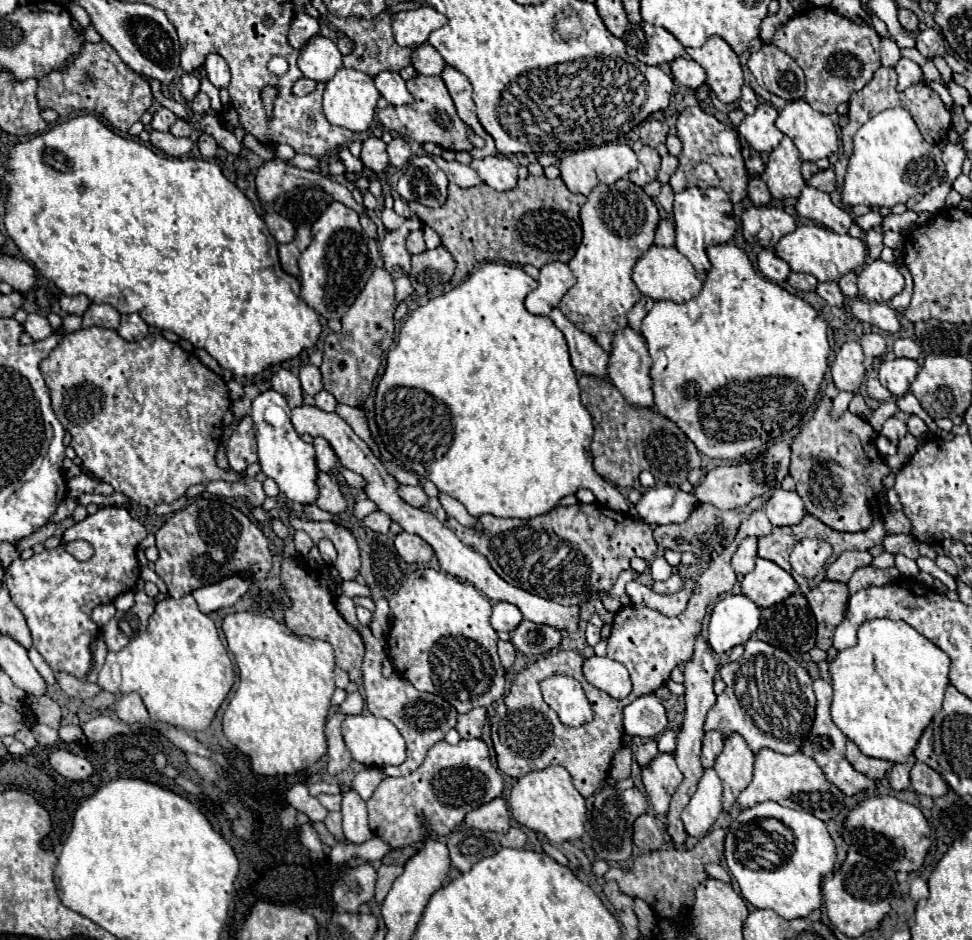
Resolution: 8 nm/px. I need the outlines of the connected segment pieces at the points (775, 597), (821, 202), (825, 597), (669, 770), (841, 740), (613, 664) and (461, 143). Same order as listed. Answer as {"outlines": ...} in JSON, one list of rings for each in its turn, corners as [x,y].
{"outlines":[[[[762,557],[756,559],[754,571],[744,575],[740,585],[742,595],[752,599],[758,607],[772,607],[774,603],[780,603],[800,591],[788,571]]],[[[808,185],[804,187],[802,195],[798,197],[796,211],[798,211],[798,215],[812,219],[840,235],[846,235],[850,225],[854,223],[850,213],[846,213],[844,209],[834,205],[828,193],[818,191],[816,187],[808,187]]],[[[822,581],[806,595],[806,599],[816,617],[816,647],[828,651],[832,645],[834,629],[846,615],[850,599],[848,587],[836,581]]],[[[658,753],[644,769],[642,783],[656,815],[666,815],[674,789],[680,785],[682,773],[674,761],[674,753]]],[[[814,679],[814,685],[812,685],[814,693],[816,693],[816,719],[814,719],[814,727],[812,727],[812,733],[808,735],[808,739],[804,741],[802,745],[802,753],[806,753],[808,757],[812,757],[824,771],[824,775],[828,777],[830,783],[834,783],[840,791],[844,791],[846,795],[858,795],[862,791],[870,791],[870,789],[876,789],[876,781],[868,779],[866,775],[858,773],[850,763],[848,759],[844,757],[844,749],[846,749],[846,741],[848,737],[834,725],[832,717],[830,717],[830,705],[832,705],[832,685],[824,679]]],[[[594,655],[584,659],[582,673],[590,685],[606,691],[612,697],[626,697],[632,691],[632,683],[624,665],[608,657]]],[[[416,75],[414,79],[408,81],[408,89],[414,95],[414,103],[406,107],[386,107],[378,111],[380,123],[402,135],[410,137],[418,143],[436,143],[442,149],[452,149],[452,151],[470,151],[472,145],[466,139],[466,123],[456,115],[456,107],[452,103],[452,97],[440,77],[426,77],[426,75]]]]}

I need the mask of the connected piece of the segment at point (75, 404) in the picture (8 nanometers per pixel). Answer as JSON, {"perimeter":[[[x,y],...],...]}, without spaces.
{"perimeter":[[[100,327],[78,329],[78,331],[68,333],[68,335],[64,335],[60,339],[60,343],[56,345],[56,349],[52,349],[52,353],[40,363],[40,371],[42,371],[44,379],[46,379],[48,389],[50,389],[52,409],[54,409],[58,421],[62,423],[62,427],[66,431],[70,431],[70,435],[72,435],[72,447],[76,451],[76,455],[82,459],[84,469],[90,471],[94,477],[110,483],[114,487],[114,491],[124,493],[134,503],[138,503],[142,507],[148,507],[148,509],[154,509],[162,501],[172,503],[172,501],[180,499],[186,493],[186,489],[192,487],[192,485],[196,485],[196,483],[206,485],[206,483],[214,480],[234,482],[236,479],[240,479],[238,473],[234,473],[234,471],[222,471],[216,465],[216,451],[218,451],[218,445],[222,441],[222,429],[220,429],[222,427],[222,417],[224,417],[224,413],[232,405],[232,401],[228,397],[228,387],[226,387],[226,383],[224,383],[222,377],[218,377],[214,371],[210,371],[208,367],[204,367],[194,353],[184,351],[178,343],[170,343],[162,335],[154,335],[154,333],[148,335],[148,337],[144,337],[144,341],[130,343],[130,341],[124,341],[112,329],[100,329]]]}

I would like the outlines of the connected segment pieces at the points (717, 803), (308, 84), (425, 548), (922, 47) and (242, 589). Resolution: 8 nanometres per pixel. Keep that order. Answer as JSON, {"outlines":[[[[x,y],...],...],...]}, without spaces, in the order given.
{"outlines":[[[[706,769],[698,781],[698,789],[682,813],[686,833],[702,837],[722,813],[722,785],[714,769]]],[[[302,77],[302,79],[298,79],[296,81],[296,85],[294,85],[294,93],[296,95],[308,95],[308,93],[312,93],[314,89],[316,89],[316,81],[312,81],[312,79],[308,79],[308,77]]],[[[406,531],[396,535],[394,545],[406,563],[418,563],[420,565],[420,563],[428,563],[434,557],[434,549],[422,537],[406,533]]],[[[936,29],[920,31],[920,33],[916,35],[916,49],[918,49],[924,57],[928,57],[928,59],[944,57],[944,55],[946,55],[944,37],[942,37]]],[[[230,577],[230,579],[216,583],[216,585],[196,589],[196,593],[192,593],[192,597],[196,599],[198,609],[202,613],[212,613],[212,611],[218,611],[222,607],[234,605],[250,589],[250,585],[252,585],[250,579]]]]}

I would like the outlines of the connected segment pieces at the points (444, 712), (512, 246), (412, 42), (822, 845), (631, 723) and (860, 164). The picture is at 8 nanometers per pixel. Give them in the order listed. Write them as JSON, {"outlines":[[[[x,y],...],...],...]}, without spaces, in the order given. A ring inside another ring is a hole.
{"outlines":[[[[346,595],[338,597],[338,611],[350,625],[354,625],[358,629],[358,633],[362,635],[362,639],[366,643],[366,657],[364,657],[364,663],[362,663],[362,673],[364,673],[366,705],[368,705],[370,713],[376,715],[376,717],[384,717],[384,719],[392,721],[398,727],[398,731],[404,737],[406,747],[408,747],[408,759],[398,767],[386,767],[384,773],[386,775],[408,775],[422,765],[428,749],[434,743],[438,743],[440,739],[444,739],[444,735],[456,725],[458,711],[448,701],[444,701],[442,697],[414,689],[414,685],[410,681],[406,681],[398,674],[386,679],[381,671],[382,662],[387,658],[386,640],[376,639],[368,627],[362,627],[358,623],[356,613],[354,613],[354,601],[350,597],[346,597]]],[[[528,175],[508,193],[496,193],[484,183],[468,189],[450,185],[448,201],[440,209],[428,209],[416,201],[410,203],[410,209],[440,235],[442,245],[456,261],[452,283],[460,283],[484,261],[502,259],[514,265],[534,265],[536,269],[554,261],[568,263],[582,241],[580,207],[584,201],[586,197],[568,191],[562,179]]],[[[422,5],[414,11],[396,13],[392,19],[394,39],[400,47],[418,47],[428,41],[428,35],[440,27],[444,27],[448,19],[432,9],[430,5]]],[[[774,801],[744,809],[726,835],[726,865],[740,885],[742,897],[756,909],[772,909],[784,919],[808,917],[822,905],[822,877],[834,869],[836,845],[818,817],[786,809]],[[770,817],[774,821],[762,821]]],[[[654,693],[642,695],[624,707],[624,731],[630,737],[652,739],[666,727],[666,709]]],[[[904,107],[886,109],[866,121],[854,135],[854,155],[842,187],[842,203],[850,207],[894,207],[910,197],[930,193],[932,187],[940,185],[944,173],[940,147],[924,141],[912,115]]]]}

